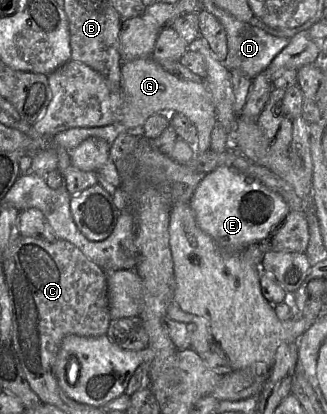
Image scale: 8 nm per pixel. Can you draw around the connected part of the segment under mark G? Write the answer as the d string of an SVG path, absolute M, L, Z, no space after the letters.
M152 57L122 62L123 108L120 127L125 130L141 129L146 120L156 113L180 113L194 123L198 132L196 146L178 138L169 155L179 164L187 164L196 153L210 150L211 134L218 123L217 111L212 94L204 82L181 80L167 72Z

